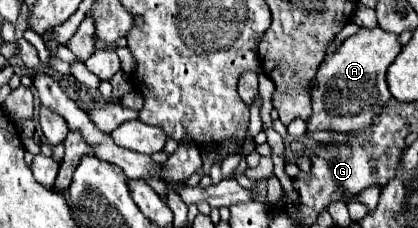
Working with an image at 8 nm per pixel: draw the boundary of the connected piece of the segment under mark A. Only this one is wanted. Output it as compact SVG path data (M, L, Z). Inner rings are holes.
M380 26L376 28L358 28L358 32L342 42L342 46L326 58L316 72L316 86L312 90L312 116L308 118L308 130L336 130L352 132L366 130L374 116L392 100L388 90L386 72L392 60L402 50L394 32L386 32Z

